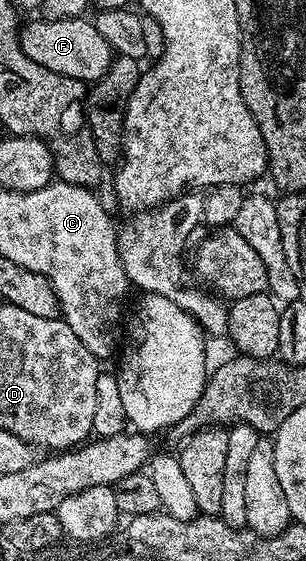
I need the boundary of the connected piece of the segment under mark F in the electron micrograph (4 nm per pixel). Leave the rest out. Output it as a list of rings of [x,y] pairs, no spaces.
[[[39,17],[33,19],[33,23],[28,23],[25,27],[23,24],[19,28],[20,48],[22,53],[26,53],[26,57],[30,57],[30,61],[42,65],[42,69],[50,69],[50,73],[62,73],[62,77],[74,77],[85,85],[95,83],[97,79],[103,77],[106,69],[110,69],[114,52],[110,49],[110,45],[106,45],[106,40],[102,38],[102,33],[98,33],[96,24],[91,18],[81,17],[66,21],[46,21]]]

